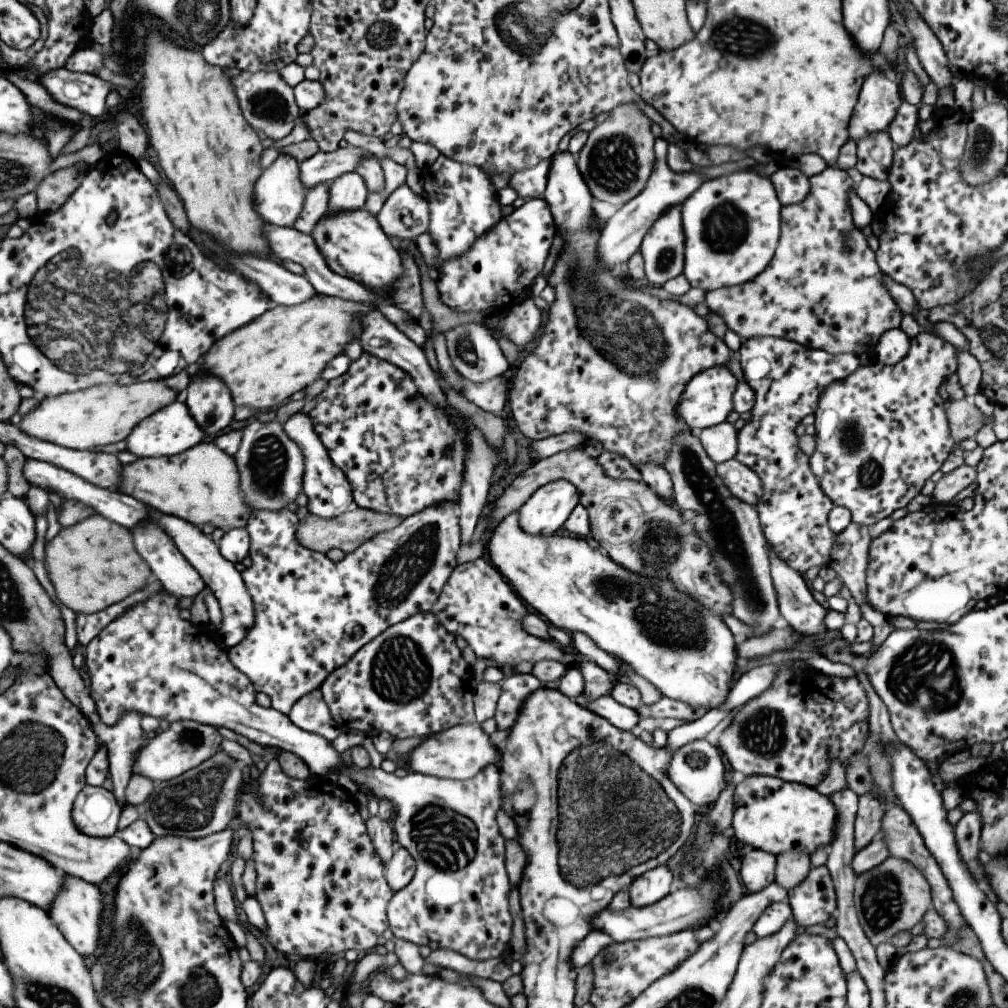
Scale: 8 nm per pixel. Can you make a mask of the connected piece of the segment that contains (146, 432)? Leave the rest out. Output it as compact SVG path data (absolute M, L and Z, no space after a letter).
M180 399L137 424L125 441L127 442L126 450L141 459L142 457L174 456L202 443L204 438L206 438L205 432L194 420L184 401Z

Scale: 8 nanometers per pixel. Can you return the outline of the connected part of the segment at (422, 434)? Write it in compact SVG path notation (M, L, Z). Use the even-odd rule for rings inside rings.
M359 350L348 371L328 381L328 387L317 396L316 406L309 412L309 417L332 462L350 482L353 500L360 508L406 518L430 505L457 502L467 453L462 429L453 424L460 416L451 406L440 409L430 405L417 392L412 377L405 370Z

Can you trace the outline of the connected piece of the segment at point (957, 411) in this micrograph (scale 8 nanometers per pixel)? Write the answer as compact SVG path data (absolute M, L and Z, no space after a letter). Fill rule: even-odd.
M971 398L950 401L946 405L947 419L956 444L966 438L975 438L976 433L992 418L986 417Z

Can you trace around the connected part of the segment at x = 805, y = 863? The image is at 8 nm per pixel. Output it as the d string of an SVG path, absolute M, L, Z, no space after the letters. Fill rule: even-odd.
M792 851L777 856L775 882L782 888L796 888L809 874L810 855L800 851Z

